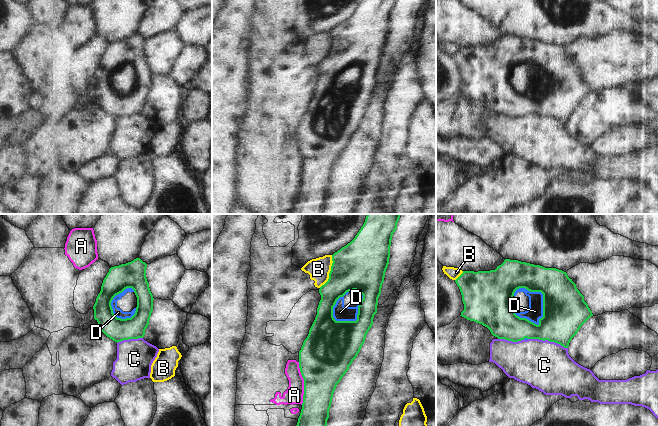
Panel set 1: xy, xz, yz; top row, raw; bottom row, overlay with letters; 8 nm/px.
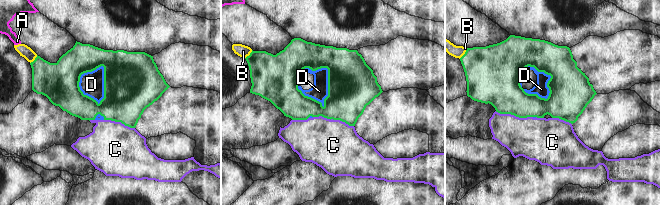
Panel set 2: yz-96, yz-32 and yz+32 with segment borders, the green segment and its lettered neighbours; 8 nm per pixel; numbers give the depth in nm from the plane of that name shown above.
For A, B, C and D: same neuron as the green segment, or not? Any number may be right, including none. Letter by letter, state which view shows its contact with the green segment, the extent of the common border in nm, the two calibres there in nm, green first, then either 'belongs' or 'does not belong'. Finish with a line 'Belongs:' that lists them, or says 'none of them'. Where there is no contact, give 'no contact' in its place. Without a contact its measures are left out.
A: meets green in xz; contact 340 nm long; 400 nm thick on the green side, 140 nm on the other; does not belong
B: meets green in xz; contact 280 nm long; 400 nm thick on the green side, 170 nm on the other; does not belong
C: meets green in yz; contact 340 nm long; 340 nm thick on the green side, 400 nm on the other; does not belong
D: meets green in yz; contact 340 nm long; 360 nm thick on the green side, 130 nm on the other; belongs
Belongs: D

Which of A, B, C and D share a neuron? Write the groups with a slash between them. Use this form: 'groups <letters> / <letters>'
groups A / B / C / D

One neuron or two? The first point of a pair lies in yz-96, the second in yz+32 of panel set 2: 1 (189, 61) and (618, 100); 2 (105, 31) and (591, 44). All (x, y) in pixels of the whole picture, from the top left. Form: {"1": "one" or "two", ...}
{"1": "two", "2": "two"}

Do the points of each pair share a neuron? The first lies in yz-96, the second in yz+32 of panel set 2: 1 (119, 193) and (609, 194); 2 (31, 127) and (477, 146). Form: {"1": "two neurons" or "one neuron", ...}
{"1": "one neuron", "2": "two neurons"}

